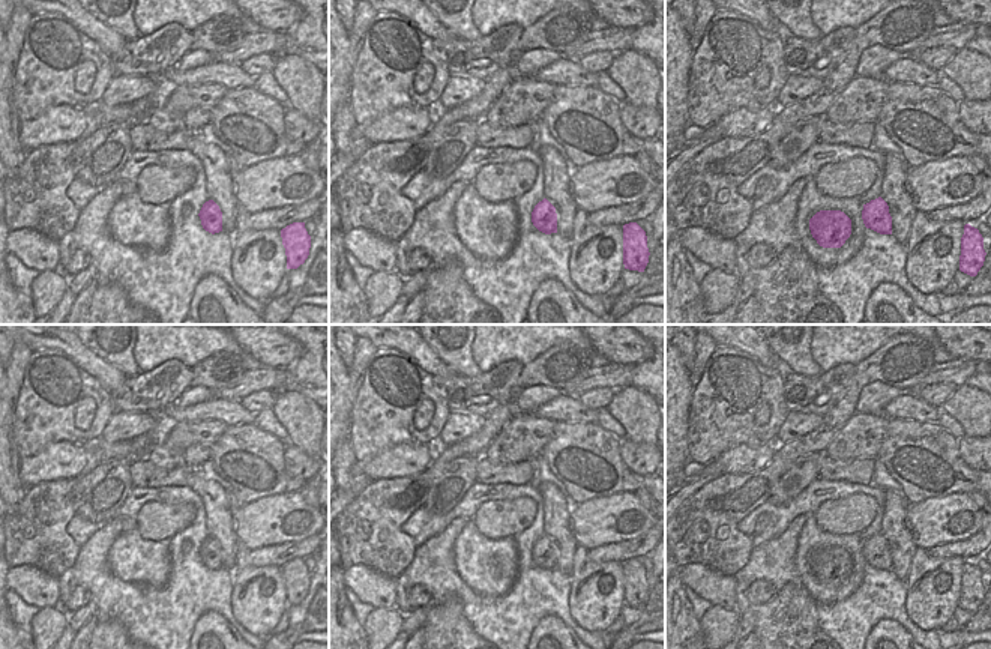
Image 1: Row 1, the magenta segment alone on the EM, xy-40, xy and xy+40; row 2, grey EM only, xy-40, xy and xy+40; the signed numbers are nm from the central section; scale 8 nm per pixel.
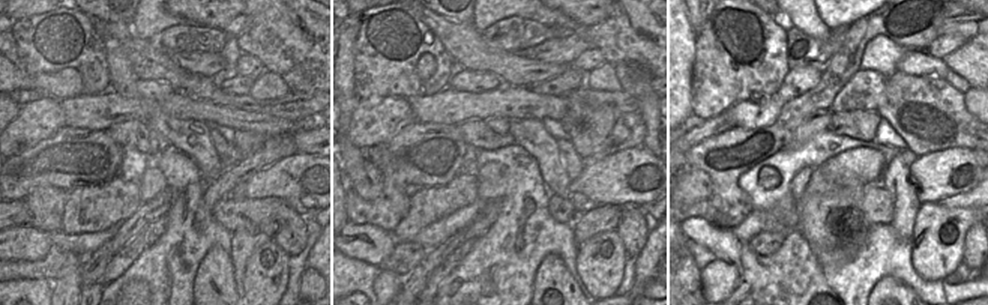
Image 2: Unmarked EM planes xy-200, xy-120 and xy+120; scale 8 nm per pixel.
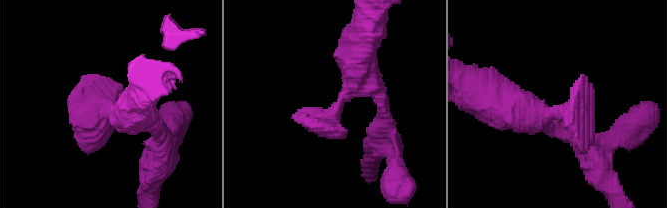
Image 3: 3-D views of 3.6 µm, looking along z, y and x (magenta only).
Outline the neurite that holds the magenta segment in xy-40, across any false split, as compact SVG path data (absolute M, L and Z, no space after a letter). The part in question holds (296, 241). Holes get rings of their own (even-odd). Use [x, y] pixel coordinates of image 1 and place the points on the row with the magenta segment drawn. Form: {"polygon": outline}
{"polygon": "M293 222L281 230L282 245L287 255L287 269L297 269L309 255L311 236L305 222Z"}

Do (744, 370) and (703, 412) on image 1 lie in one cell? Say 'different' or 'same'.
same

